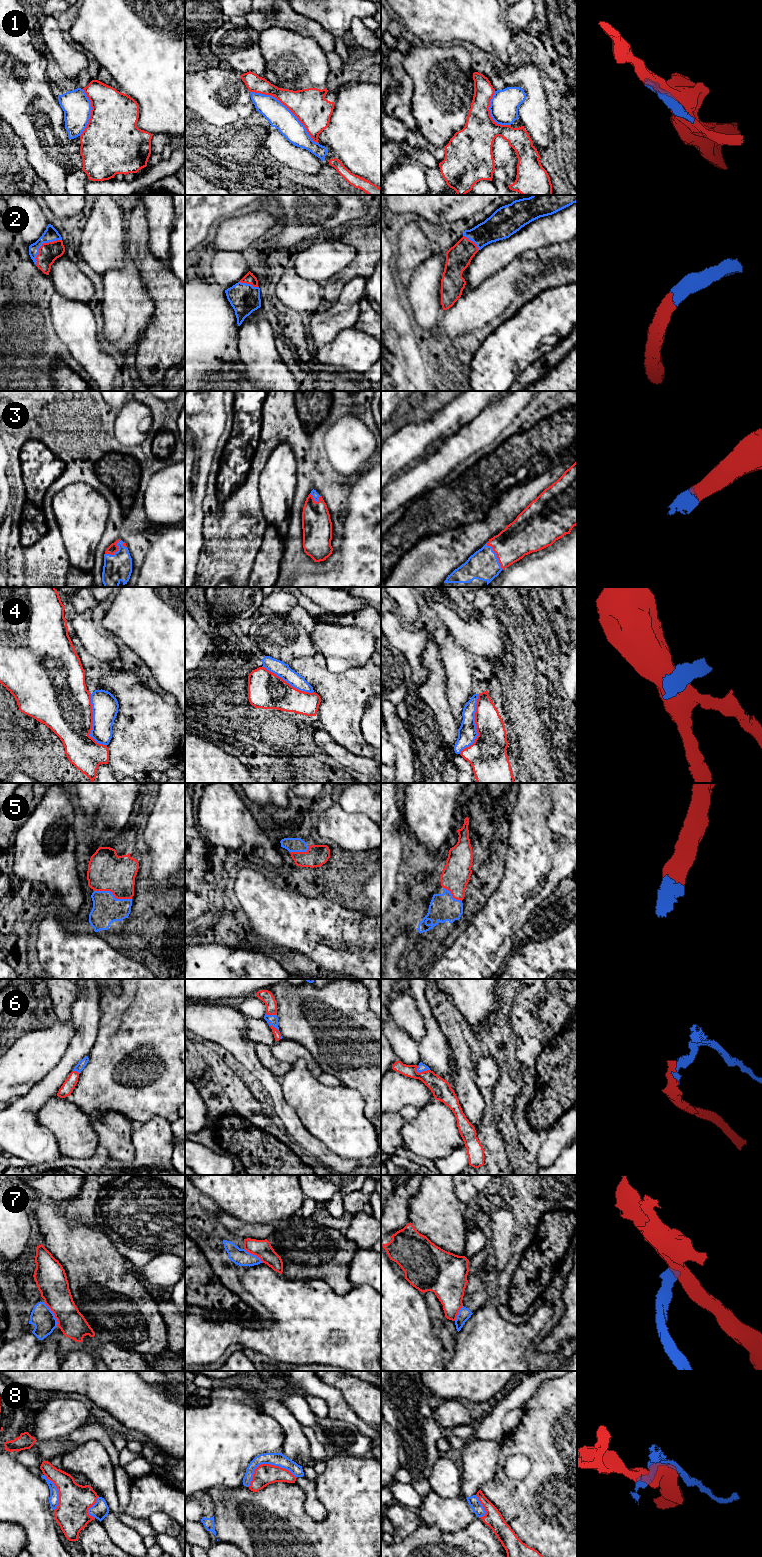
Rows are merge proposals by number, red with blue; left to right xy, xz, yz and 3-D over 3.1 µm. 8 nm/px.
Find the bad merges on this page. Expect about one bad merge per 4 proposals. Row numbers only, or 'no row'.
1, 4, 7, 8

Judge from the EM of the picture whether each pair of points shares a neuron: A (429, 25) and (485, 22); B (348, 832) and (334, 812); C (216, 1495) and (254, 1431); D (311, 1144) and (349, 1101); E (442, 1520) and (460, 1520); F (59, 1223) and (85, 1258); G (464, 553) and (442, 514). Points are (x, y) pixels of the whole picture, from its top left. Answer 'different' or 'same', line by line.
A: same
B: same
C: different
D: different
E: same
F: same
G: same

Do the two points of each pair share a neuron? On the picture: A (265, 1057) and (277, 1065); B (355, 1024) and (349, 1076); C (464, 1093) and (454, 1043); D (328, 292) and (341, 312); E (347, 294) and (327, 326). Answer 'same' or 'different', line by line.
A: same
B: same
C: same
D: different
E: same

